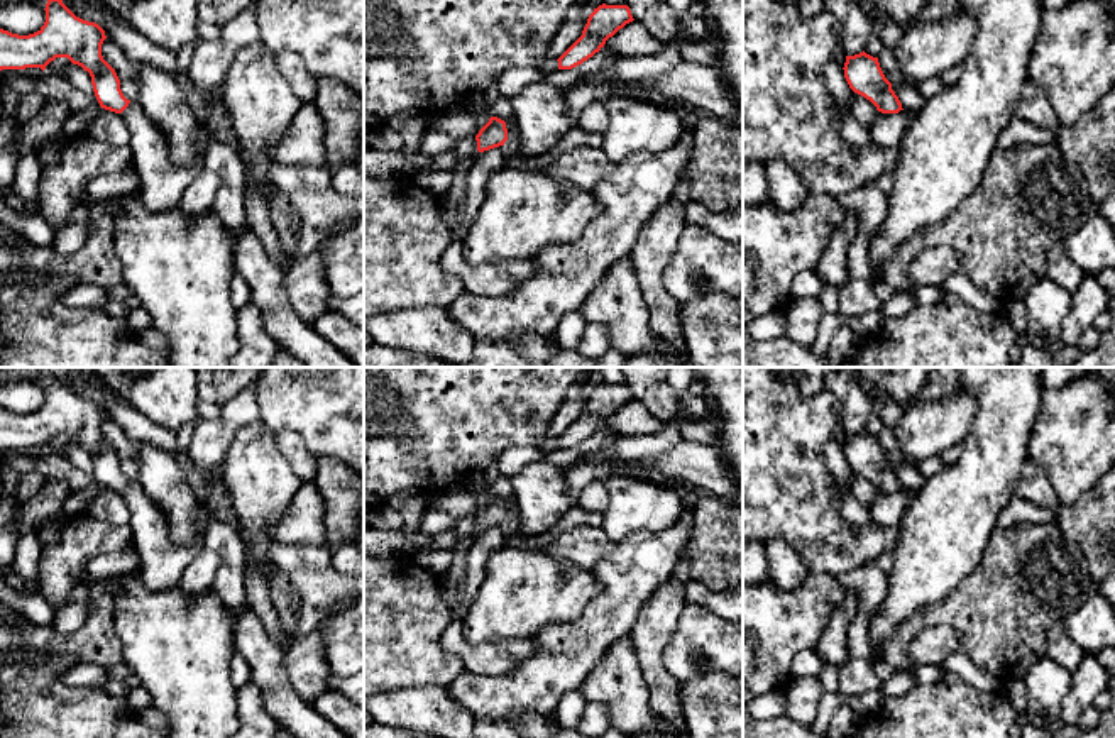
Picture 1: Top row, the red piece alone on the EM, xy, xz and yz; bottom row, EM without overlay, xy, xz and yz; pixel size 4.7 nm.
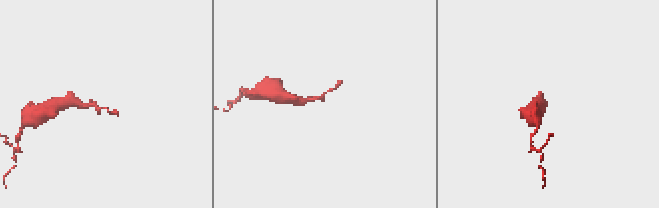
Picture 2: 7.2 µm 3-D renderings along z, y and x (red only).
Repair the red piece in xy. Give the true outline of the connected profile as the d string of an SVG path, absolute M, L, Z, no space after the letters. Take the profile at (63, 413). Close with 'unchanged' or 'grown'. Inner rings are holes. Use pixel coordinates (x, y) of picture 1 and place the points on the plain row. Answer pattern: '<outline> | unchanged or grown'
M59 377L46 383L44 405L29 415L0 408L0 450L41 447L56 437L68 437L91 455L95 476L102 487L118 493L129 511L132 550L140 560L140 579L151 591L166 591L179 584L184 569L203 548L206 509L196 508L196 540L191 547L171 542L164 513L147 498L137 479L127 479L115 449L103 438L105 410L76 396Z | grown

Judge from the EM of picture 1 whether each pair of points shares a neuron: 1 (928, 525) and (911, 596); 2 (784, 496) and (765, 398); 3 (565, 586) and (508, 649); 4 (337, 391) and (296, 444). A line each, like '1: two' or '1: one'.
1: one
2: one
3: two
4: two

